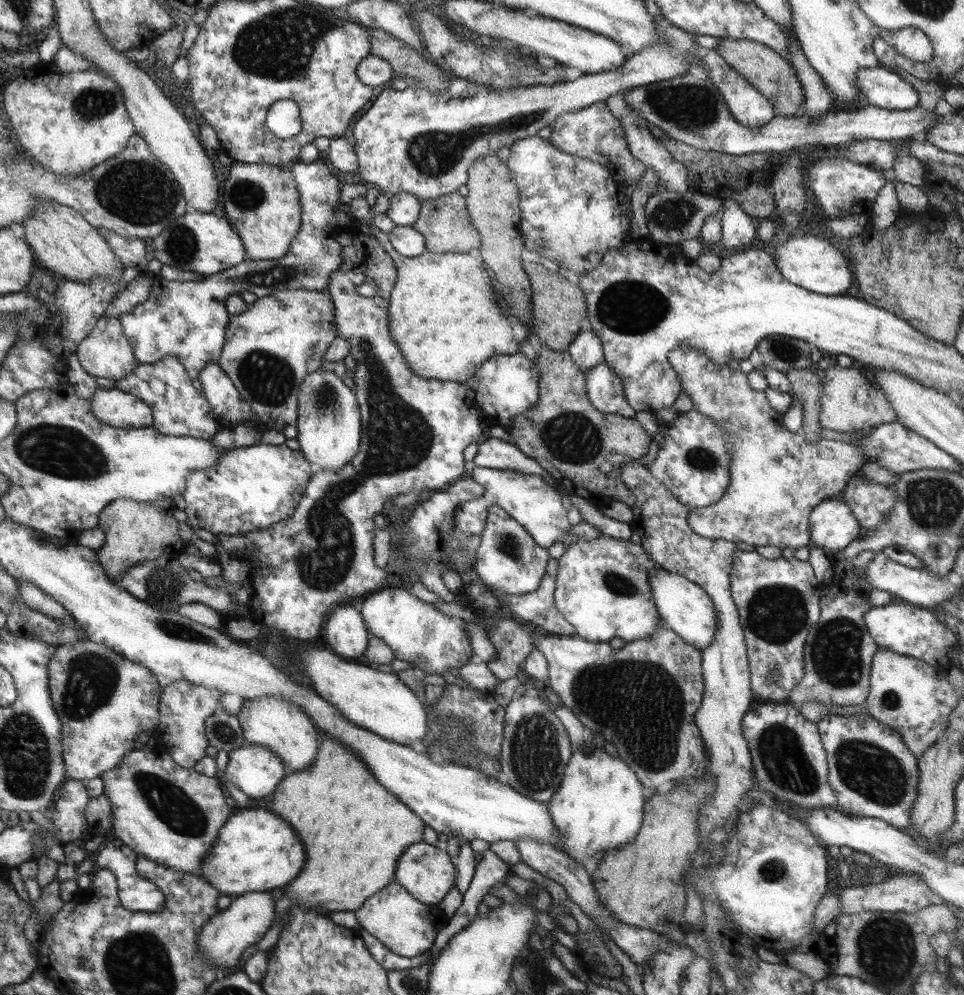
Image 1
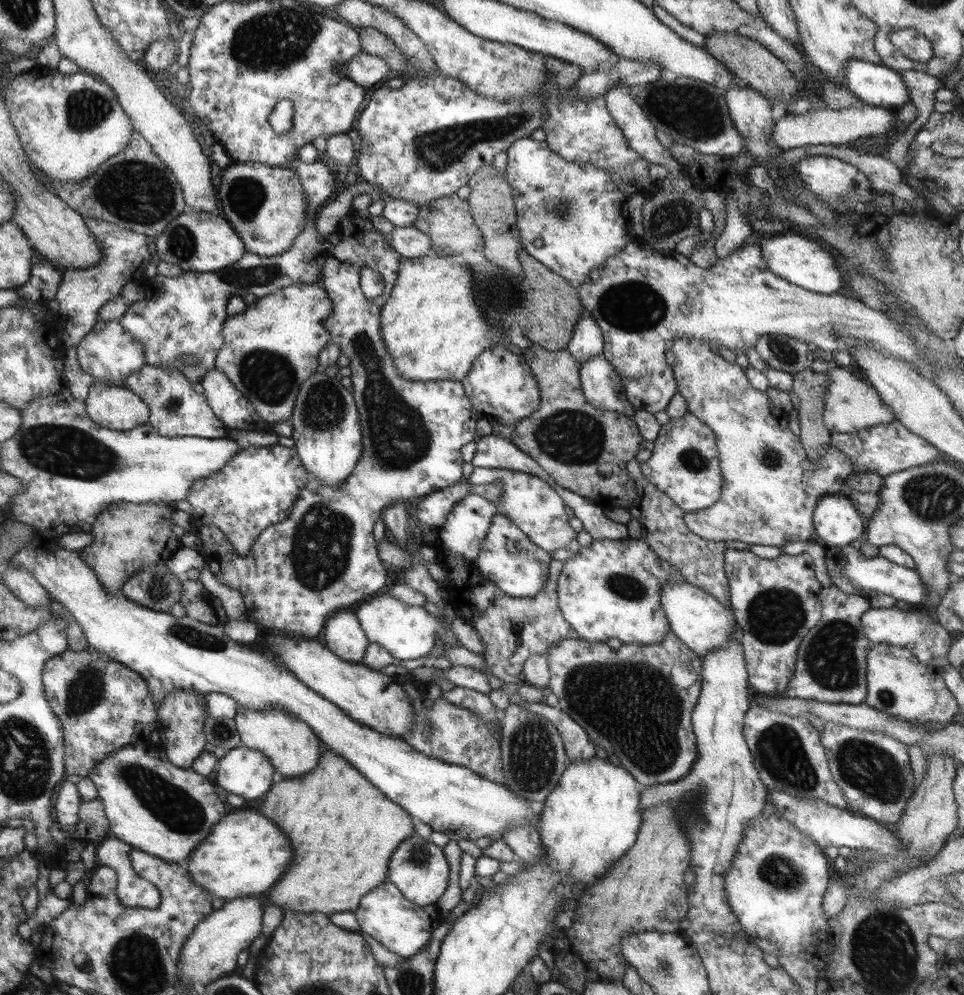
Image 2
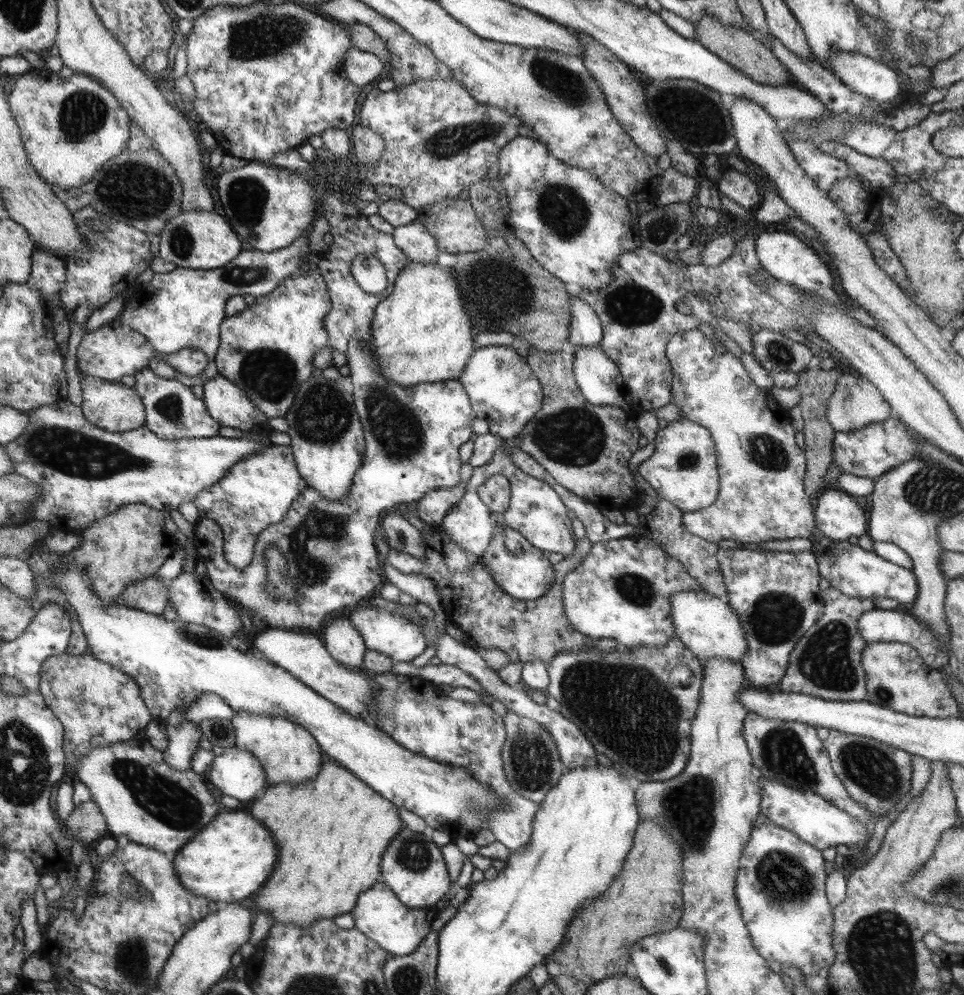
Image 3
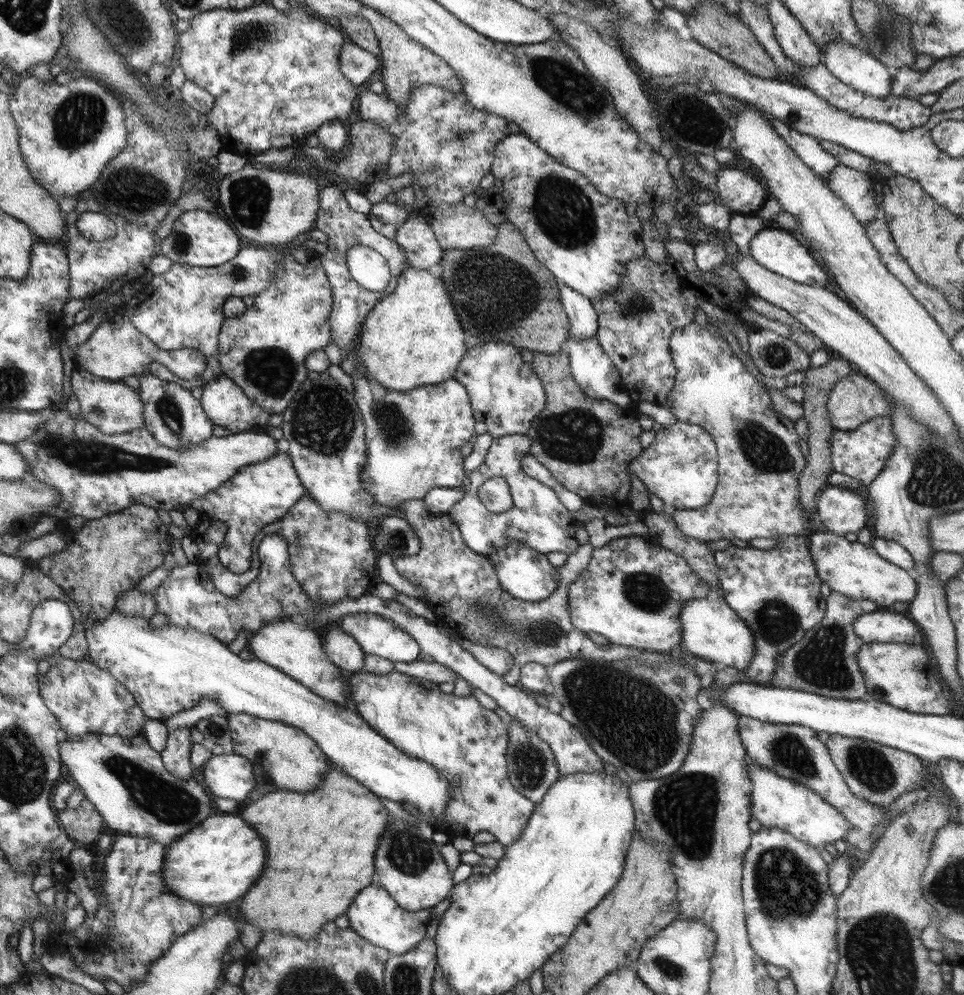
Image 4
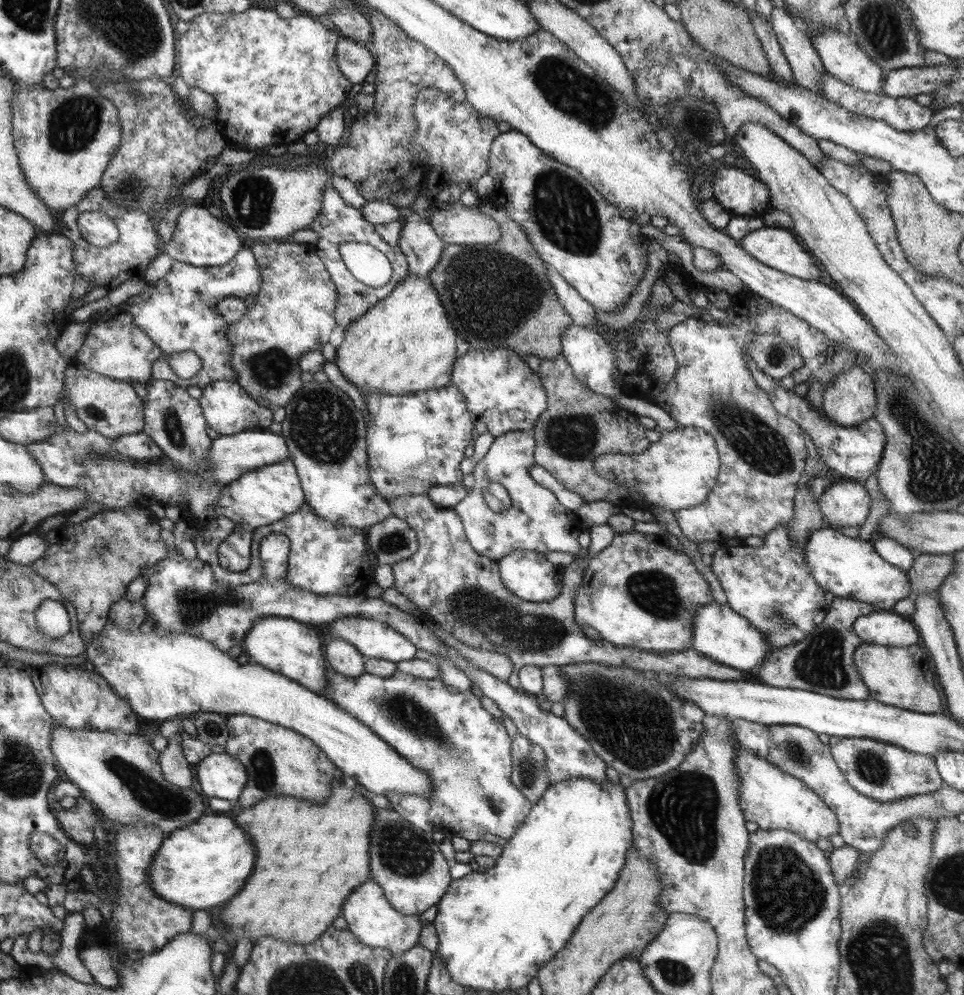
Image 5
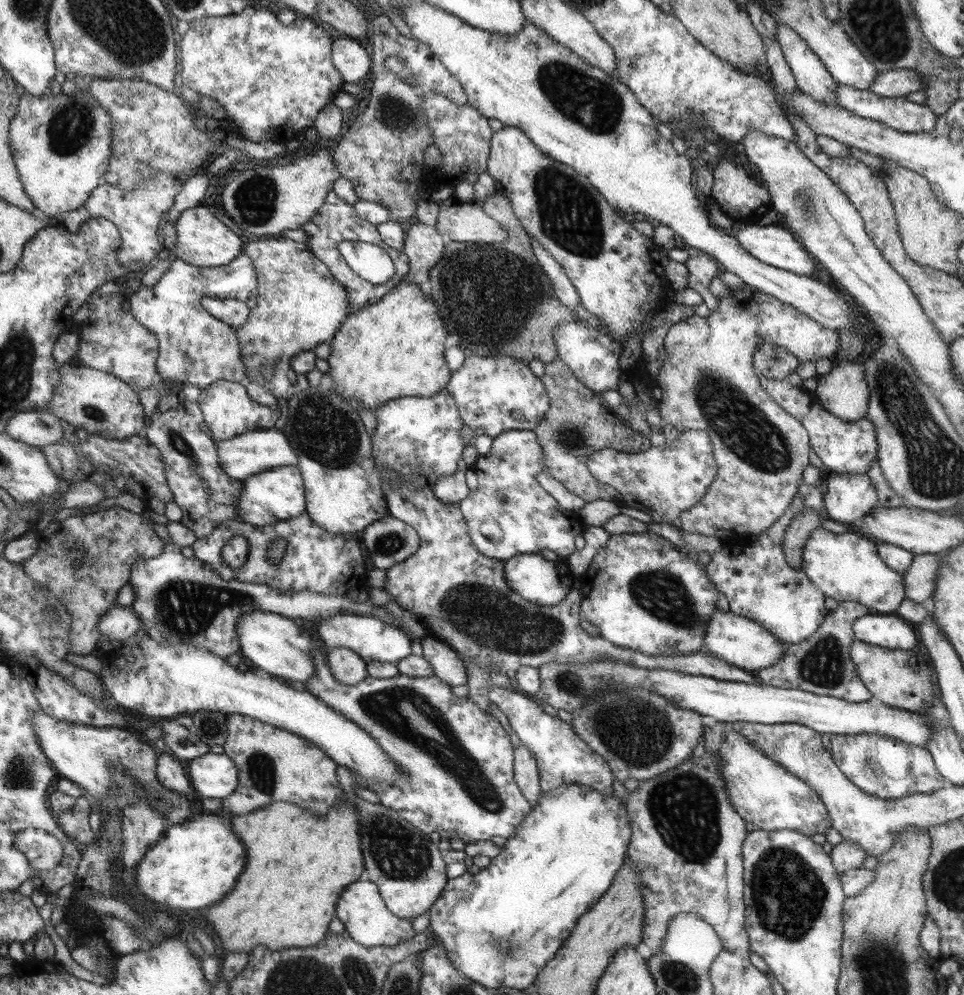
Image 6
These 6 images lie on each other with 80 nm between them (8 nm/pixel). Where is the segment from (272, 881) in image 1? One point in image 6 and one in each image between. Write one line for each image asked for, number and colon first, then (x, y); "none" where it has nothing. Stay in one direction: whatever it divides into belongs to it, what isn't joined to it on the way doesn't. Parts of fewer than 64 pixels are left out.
2: (246, 853)
3: (234, 857)
4: (215, 864)
5: (202, 866)
6: (194, 865)

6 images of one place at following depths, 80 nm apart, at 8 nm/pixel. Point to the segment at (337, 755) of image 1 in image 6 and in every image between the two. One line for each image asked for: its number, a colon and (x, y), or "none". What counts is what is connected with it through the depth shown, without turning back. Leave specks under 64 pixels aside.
2: (326, 875)
3: (334, 830)
4: (320, 846)
5: (312, 856)
6: (297, 863)

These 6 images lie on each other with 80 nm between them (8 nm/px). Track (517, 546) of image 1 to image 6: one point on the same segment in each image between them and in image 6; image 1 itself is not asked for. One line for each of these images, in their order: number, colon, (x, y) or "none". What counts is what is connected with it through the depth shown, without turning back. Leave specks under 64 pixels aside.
2: (508, 558)
3: (521, 570)
4: (525, 573)
5: (527, 574)
6: (541, 581)

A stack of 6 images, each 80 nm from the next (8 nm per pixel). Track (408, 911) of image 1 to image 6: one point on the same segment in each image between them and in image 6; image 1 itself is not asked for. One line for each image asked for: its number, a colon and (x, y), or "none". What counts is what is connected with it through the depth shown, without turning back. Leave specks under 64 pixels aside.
2: (403, 927)
3: (396, 927)
4: (374, 915)
5: (370, 917)
6: (361, 908)

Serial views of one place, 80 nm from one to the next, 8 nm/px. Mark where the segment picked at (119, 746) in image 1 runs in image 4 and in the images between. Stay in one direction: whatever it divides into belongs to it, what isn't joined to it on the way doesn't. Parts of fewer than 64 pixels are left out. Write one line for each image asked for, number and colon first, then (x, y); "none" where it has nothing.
2: (104, 706)
3: (98, 704)
4: (86, 699)

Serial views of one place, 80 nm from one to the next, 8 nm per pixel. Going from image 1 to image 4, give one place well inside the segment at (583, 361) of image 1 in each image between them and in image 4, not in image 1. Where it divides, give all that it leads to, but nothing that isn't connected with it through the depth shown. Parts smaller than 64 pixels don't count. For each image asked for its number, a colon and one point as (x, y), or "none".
2: (586, 340)
3: (586, 330)
4: (583, 318)

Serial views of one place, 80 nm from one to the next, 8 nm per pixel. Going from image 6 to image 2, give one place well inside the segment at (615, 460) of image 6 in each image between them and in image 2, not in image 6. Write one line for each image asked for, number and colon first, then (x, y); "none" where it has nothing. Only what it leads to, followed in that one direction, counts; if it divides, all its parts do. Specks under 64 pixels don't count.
2: (685, 465)
3: (683, 469)
4: (681, 467)
5: (677, 472)

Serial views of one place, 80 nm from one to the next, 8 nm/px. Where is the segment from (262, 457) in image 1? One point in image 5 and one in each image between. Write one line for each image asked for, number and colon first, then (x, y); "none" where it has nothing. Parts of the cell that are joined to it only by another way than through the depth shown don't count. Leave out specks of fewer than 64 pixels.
2: (258, 488)
3: (258, 492)
4: (258, 495)
5: (261, 497)

